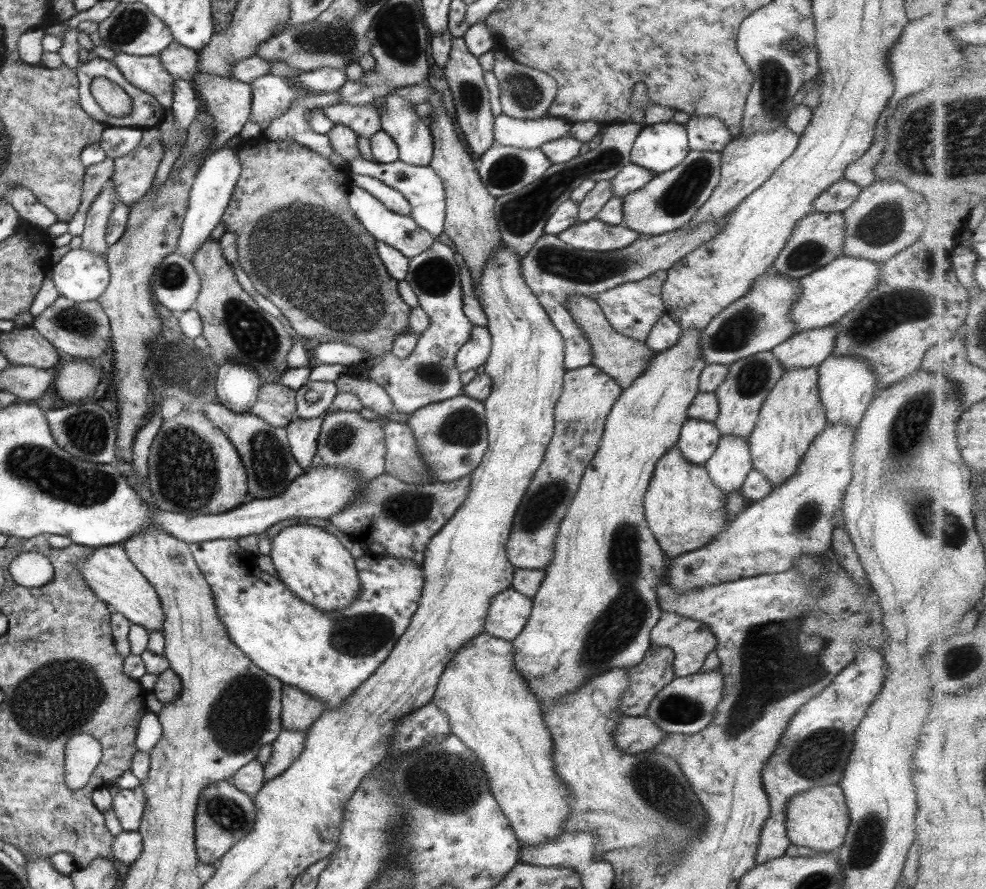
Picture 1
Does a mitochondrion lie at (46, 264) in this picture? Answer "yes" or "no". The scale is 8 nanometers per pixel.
no

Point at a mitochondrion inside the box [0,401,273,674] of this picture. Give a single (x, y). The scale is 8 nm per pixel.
(57, 477)

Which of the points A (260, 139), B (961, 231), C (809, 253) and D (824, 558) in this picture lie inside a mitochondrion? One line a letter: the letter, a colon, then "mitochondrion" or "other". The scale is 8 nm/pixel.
A: other
B: other
C: mitochondrion
D: other

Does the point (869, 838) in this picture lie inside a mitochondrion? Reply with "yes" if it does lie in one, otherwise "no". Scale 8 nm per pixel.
yes

